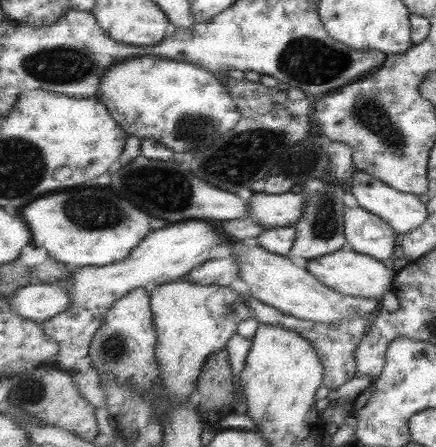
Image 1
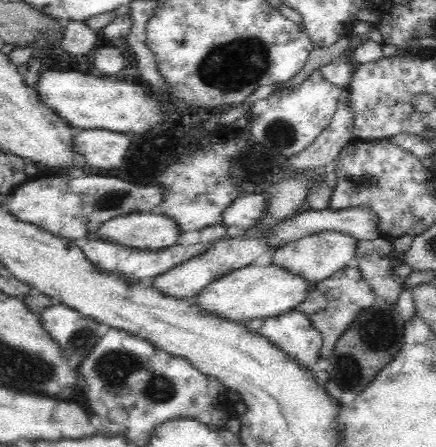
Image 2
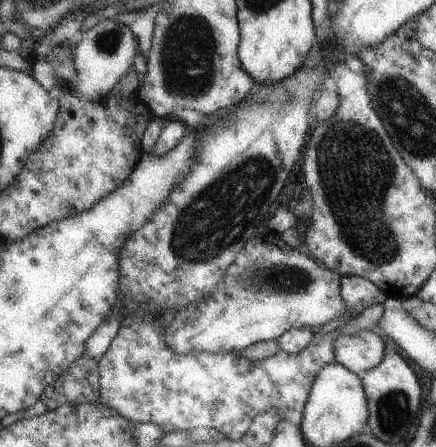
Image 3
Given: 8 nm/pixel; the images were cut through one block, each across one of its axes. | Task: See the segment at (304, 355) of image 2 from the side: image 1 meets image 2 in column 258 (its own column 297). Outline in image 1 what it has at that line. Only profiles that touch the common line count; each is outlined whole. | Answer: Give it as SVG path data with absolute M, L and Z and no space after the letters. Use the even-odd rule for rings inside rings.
M243 296L247 308L251 310L251 316L265 326L281 326L287 328L299 336L303 336L307 342L311 342L311 346L315 348L315 354L319 356L319 364L323 368L323 380L321 386L325 386L327 390L337 390L339 386L345 386L345 382L349 382L351 378L355 378L355 350L359 346L359 342L365 336L365 328L369 324L369 314L345 320L345 322L333 322L333 324L315 324L309 320L297 320L293 316L287 316L283 312L279 312L277 308L271 308L251 296Z

